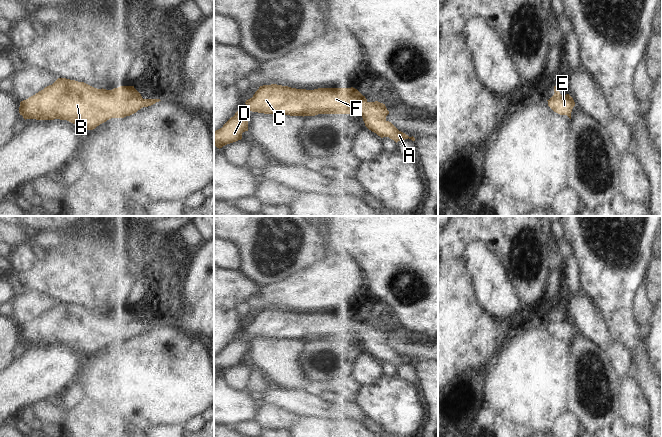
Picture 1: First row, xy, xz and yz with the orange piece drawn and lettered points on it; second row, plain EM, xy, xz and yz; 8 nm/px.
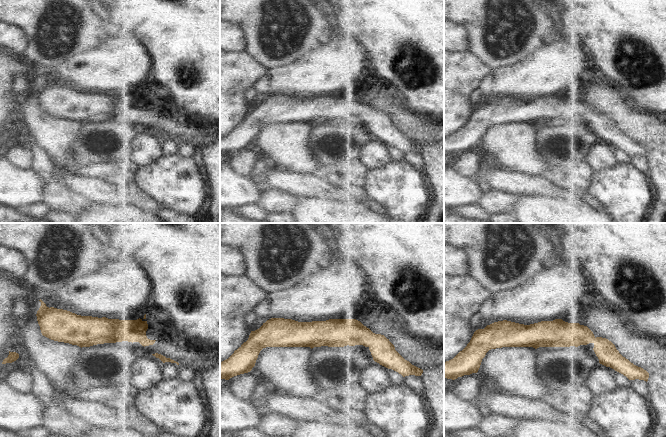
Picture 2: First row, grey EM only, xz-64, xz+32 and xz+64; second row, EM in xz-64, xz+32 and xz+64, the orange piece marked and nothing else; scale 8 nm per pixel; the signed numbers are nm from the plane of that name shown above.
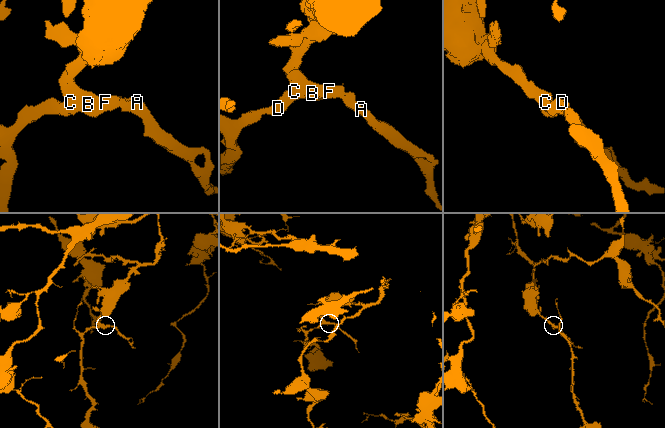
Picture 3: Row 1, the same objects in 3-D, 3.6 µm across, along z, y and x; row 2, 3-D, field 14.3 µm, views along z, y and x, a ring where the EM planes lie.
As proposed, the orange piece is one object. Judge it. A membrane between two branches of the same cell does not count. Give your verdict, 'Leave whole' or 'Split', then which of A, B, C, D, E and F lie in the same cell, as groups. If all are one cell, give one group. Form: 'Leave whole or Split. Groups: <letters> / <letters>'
Leave whole. Groups: A B C D E F.

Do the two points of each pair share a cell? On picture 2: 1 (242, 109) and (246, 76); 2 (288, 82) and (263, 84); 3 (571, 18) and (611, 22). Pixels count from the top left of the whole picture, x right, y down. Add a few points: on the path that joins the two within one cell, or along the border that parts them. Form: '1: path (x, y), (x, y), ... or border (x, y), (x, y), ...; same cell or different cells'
1: path (238, 101), (238, 84); same cell
2: path (282, 82), (272, 82), (269, 84); same cell
3: path (581, 18), (601, 18); same cell

